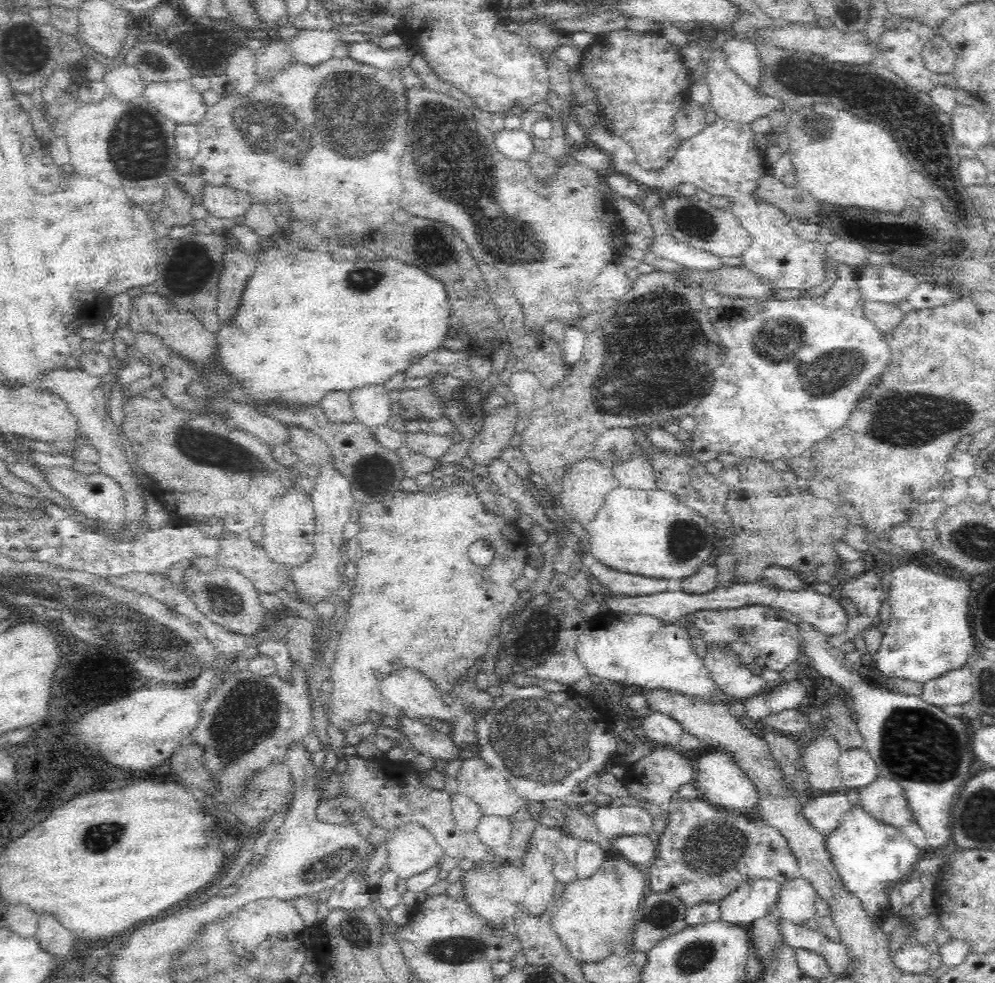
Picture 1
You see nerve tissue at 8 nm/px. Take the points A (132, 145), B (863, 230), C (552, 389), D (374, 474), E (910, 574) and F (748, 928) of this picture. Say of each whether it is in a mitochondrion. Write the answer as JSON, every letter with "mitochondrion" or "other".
{"A":"mitochondrion","B":"other","C":"other","D":"mitochondrion","E":"other","F":"other"}

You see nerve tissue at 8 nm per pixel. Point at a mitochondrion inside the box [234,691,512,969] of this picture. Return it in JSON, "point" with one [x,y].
{"point":[459,950]}

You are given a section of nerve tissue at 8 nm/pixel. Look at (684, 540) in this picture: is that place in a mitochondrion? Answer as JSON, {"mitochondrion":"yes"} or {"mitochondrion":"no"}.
{"mitochondrion":"yes"}

